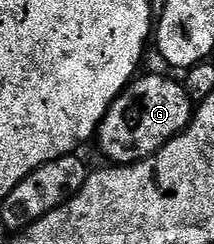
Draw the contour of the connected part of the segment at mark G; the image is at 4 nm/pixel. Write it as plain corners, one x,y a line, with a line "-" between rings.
145,74
136,77
123,89
101,120
97,143
108,163
130,166
132,162
145,160
191,123
193,103
182,81
175,79
174,82
163,74

